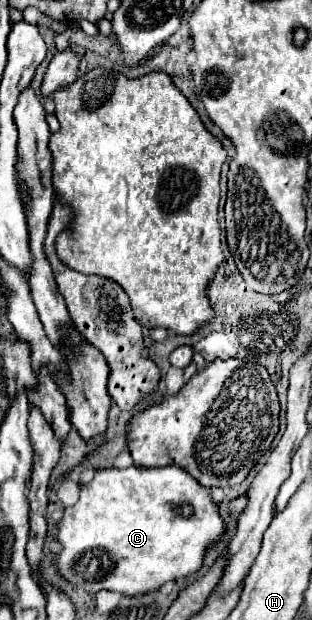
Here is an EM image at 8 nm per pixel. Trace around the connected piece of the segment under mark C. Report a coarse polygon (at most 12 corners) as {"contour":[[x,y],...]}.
{"contour":[[180,466],[104,468],[58,522],[86,592],[196,574],[226,522]]}

